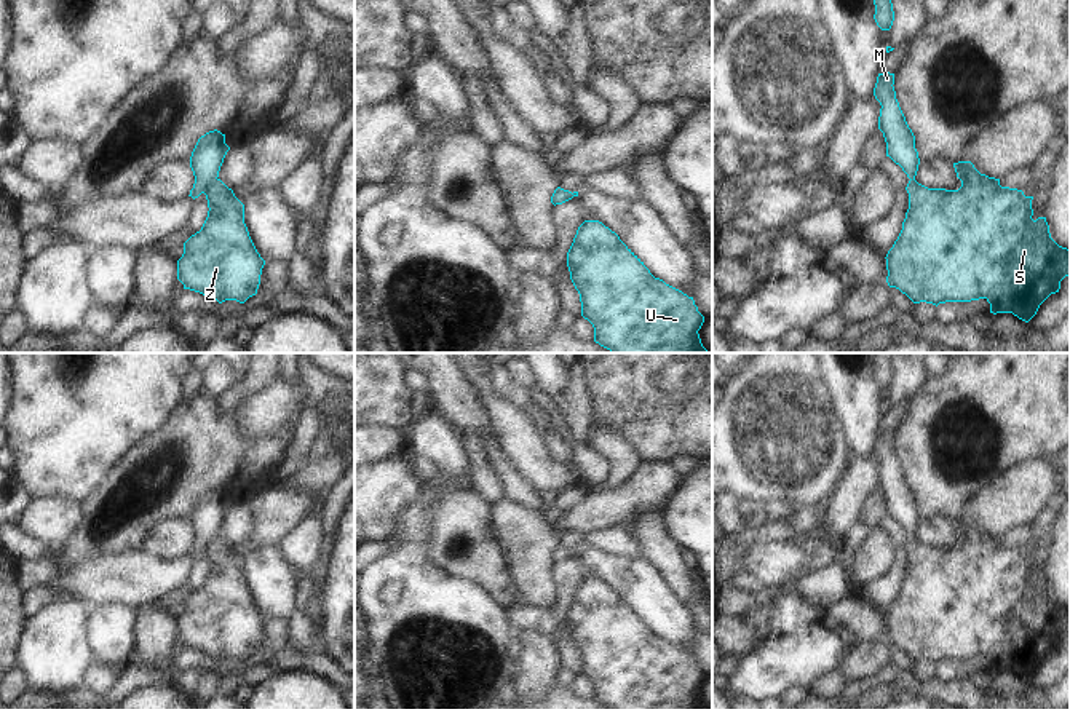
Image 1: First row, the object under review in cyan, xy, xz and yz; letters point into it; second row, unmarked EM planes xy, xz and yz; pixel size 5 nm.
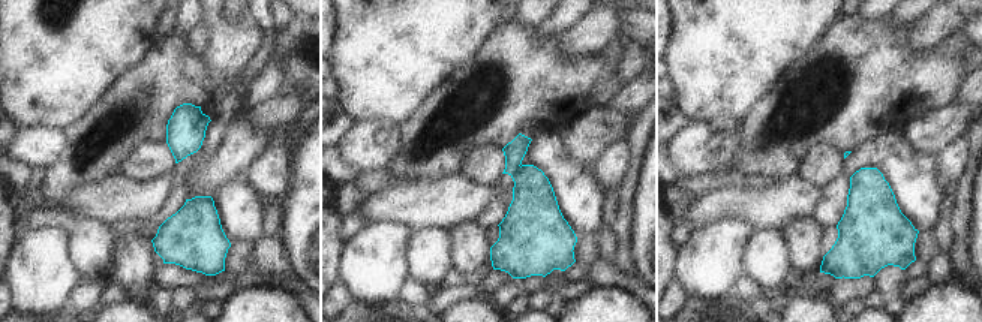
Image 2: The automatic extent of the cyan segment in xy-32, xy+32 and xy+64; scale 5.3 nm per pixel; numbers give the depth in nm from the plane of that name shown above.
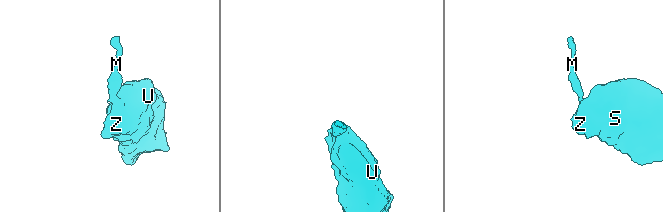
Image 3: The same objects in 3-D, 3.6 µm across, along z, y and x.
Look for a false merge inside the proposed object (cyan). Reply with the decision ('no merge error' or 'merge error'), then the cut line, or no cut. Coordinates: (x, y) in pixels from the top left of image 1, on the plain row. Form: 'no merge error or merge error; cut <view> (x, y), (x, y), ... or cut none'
merge error; cut xy (216, 535), (203, 550)

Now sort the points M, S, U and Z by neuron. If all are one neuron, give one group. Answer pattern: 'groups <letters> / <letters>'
groups M / S U Z

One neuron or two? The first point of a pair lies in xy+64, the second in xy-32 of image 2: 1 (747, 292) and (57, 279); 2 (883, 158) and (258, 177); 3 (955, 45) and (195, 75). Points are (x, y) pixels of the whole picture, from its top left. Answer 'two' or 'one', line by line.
1: two
2: two
3: one

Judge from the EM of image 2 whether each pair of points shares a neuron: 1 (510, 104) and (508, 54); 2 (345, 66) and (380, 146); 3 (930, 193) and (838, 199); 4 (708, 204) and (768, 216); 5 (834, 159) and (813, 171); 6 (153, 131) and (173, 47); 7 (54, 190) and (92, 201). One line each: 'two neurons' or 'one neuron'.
1: one neuron
2: two neurons
3: two neurons
4: one neuron
5: one neuron
6: one neuron
7: two neurons

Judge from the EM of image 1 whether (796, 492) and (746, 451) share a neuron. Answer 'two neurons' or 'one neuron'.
one neuron

